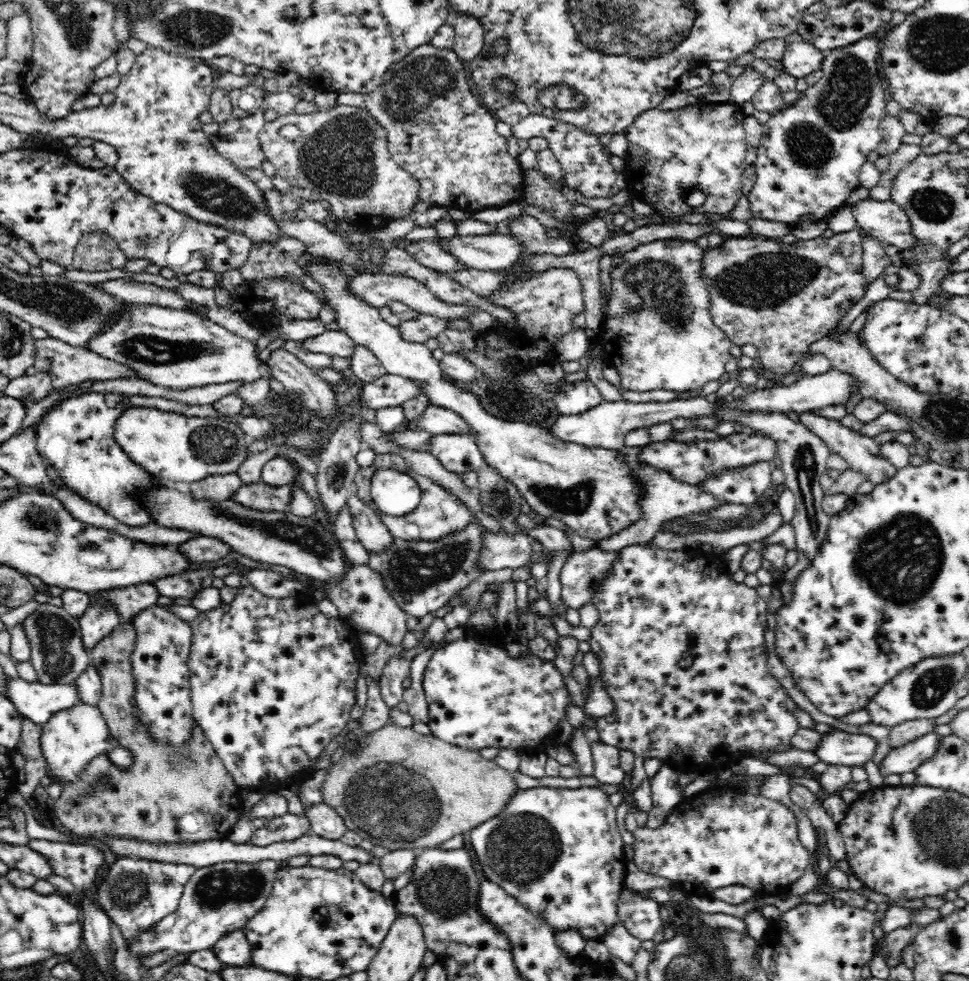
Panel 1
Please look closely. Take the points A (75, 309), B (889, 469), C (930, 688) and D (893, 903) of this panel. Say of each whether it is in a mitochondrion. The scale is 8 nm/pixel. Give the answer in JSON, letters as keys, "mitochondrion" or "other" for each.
{"A":"mitochondrion","B":"other","C":"mitochondrion","D":"other"}

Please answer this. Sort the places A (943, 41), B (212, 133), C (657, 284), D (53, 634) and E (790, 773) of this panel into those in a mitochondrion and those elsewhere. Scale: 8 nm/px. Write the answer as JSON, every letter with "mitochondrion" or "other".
{"A":"mitochondrion","B":"other","C":"mitochondrion","D":"mitochondrion","E":"other"}

